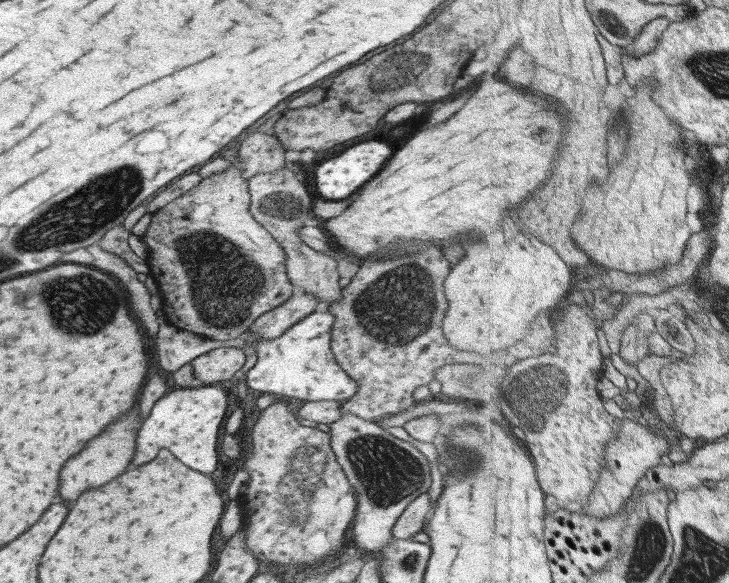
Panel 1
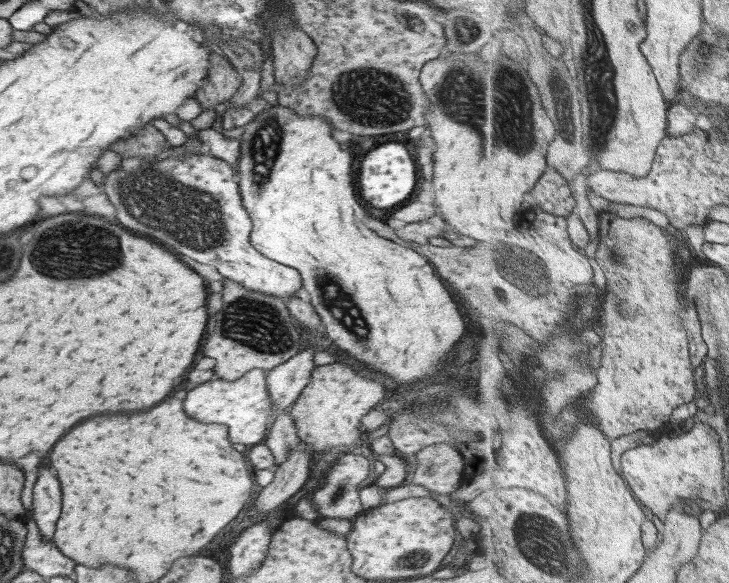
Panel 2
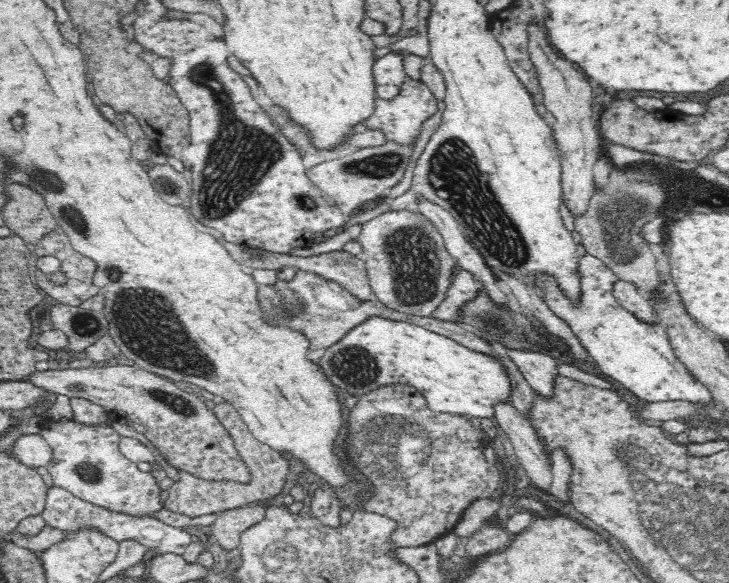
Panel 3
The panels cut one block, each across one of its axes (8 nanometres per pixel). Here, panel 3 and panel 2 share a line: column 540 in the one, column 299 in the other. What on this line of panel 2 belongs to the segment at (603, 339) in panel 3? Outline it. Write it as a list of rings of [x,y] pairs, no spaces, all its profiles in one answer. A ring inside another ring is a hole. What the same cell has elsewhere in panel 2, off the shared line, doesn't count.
[[[186,154],[184,157],[170,157],[159,162],[129,156],[122,159],[122,167],[118,171],[105,175],[102,187],[116,208],[118,220],[126,228],[156,238],[158,242],[176,250],[176,254],[185,254],[200,264],[215,266],[223,278],[237,282],[248,290],[284,300],[291,298],[303,285],[302,277],[295,268],[266,258],[252,246],[252,221],[242,204],[239,184],[234,180],[232,170],[233,165],[208,154]]]

